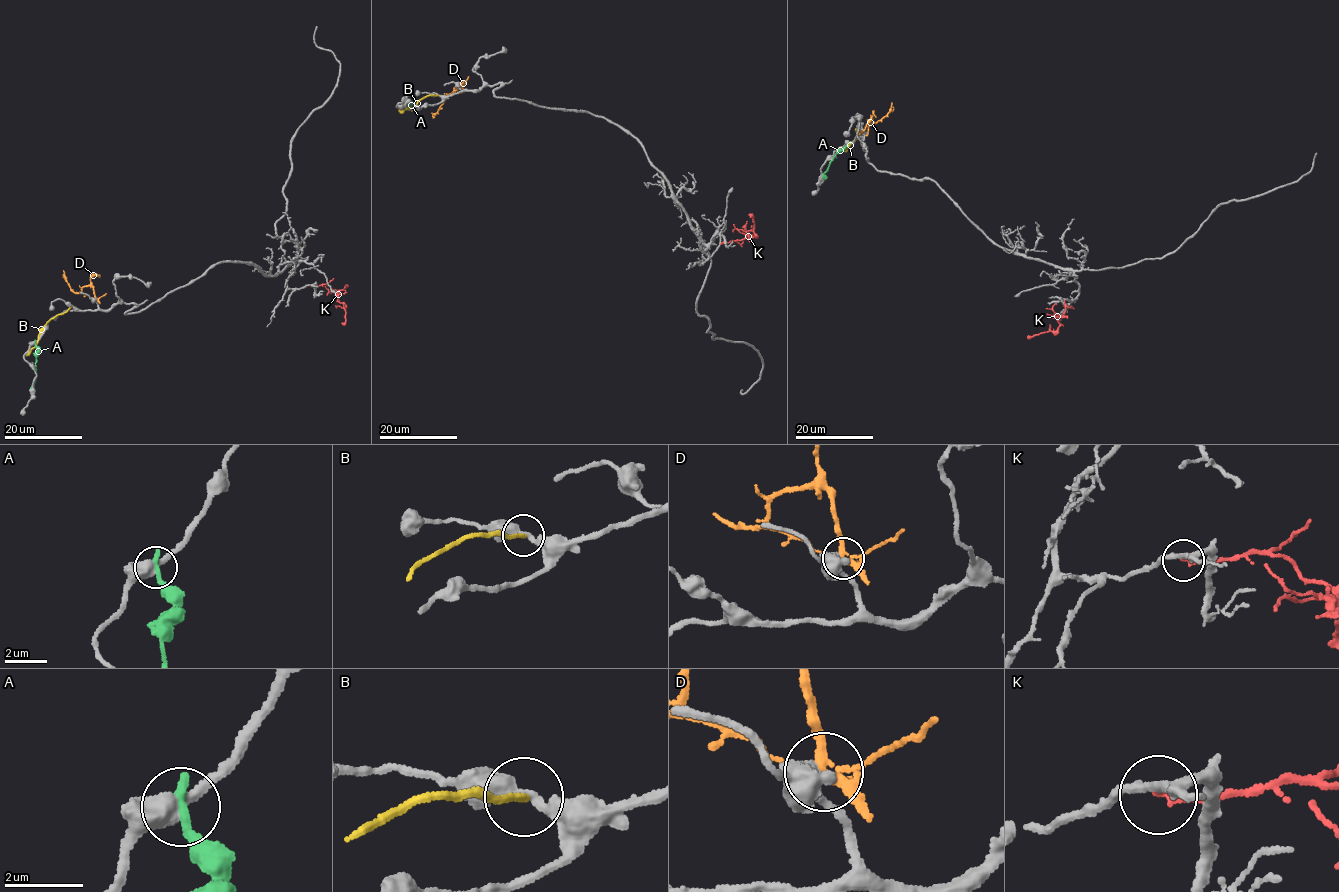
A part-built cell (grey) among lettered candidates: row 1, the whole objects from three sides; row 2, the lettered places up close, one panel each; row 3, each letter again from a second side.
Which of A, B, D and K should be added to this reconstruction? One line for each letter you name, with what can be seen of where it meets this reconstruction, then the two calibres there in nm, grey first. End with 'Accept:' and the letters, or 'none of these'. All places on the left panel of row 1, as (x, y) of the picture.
Accept: none of these

